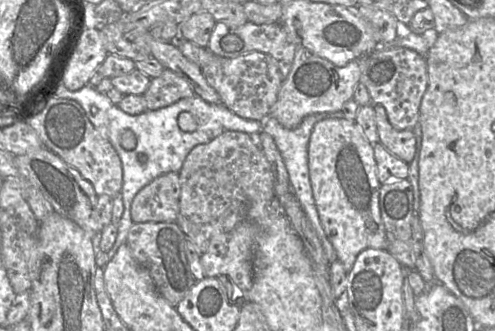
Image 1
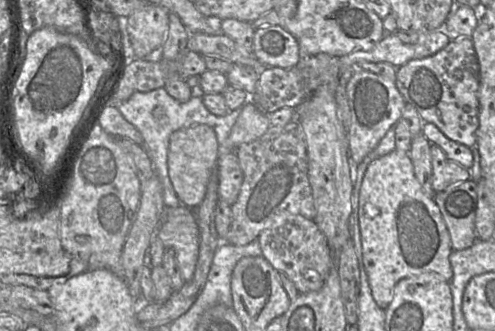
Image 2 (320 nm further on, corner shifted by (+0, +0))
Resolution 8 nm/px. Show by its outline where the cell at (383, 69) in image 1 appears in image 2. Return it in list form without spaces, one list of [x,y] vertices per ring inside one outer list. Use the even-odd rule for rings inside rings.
[[[470,37],[453,39],[436,54],[398,67],[394,82],[406,105],[412,106],[424,123],[435,125],[449,139],[474,148],[479,126],[479,63]]]

